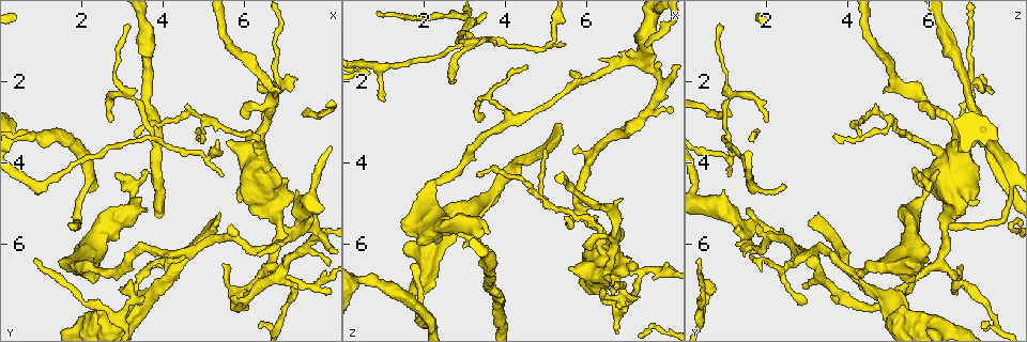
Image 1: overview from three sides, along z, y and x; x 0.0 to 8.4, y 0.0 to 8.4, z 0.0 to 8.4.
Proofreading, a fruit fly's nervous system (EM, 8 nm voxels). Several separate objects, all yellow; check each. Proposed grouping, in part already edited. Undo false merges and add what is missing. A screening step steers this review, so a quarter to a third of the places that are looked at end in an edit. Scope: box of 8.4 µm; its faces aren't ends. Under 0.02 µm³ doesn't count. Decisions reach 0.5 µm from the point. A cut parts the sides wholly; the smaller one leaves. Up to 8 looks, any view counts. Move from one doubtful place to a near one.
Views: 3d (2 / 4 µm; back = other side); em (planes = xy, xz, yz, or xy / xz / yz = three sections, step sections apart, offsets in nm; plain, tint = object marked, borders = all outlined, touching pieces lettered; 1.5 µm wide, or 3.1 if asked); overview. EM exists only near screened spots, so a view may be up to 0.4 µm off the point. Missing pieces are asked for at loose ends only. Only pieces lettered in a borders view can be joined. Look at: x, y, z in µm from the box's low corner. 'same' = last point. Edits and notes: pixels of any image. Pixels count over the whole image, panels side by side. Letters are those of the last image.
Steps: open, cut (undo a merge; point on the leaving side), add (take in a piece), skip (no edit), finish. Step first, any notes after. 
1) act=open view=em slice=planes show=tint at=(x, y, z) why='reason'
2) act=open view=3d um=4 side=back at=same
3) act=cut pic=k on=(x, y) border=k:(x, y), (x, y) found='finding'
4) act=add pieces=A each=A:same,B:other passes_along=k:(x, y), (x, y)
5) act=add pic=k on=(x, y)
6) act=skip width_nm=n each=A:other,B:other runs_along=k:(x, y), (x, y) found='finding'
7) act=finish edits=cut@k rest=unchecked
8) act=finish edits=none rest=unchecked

act=open view=3d um=2 at=(1.90, 5.60, 6.50) why='thin end'

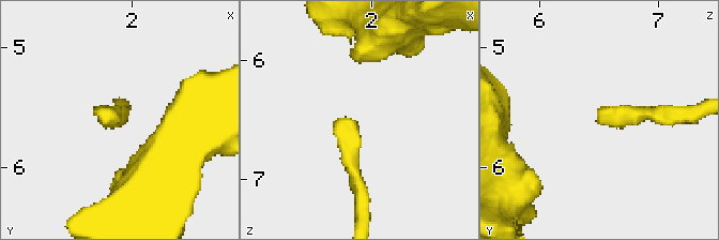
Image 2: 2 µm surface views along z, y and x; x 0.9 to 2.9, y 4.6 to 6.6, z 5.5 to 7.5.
act=open view=em slice=planes show=borders at=(1.84, 5.66, 6.56) why='shape alone is not enough'

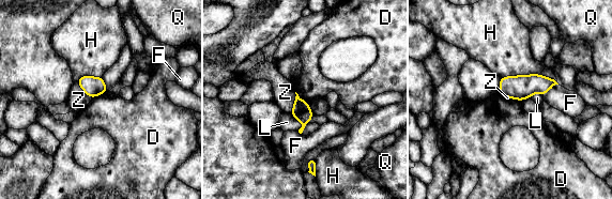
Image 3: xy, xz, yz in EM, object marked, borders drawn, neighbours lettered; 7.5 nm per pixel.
act=skip each=D:other,F:other,H:other,L:other,Q:other,Z:other border=3:(295, 91), (310, 105) found='no lettered piece goes on from it'

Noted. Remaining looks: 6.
act=open view=em slice=planes show=borders at=(0.90, 3.35, 7.00)

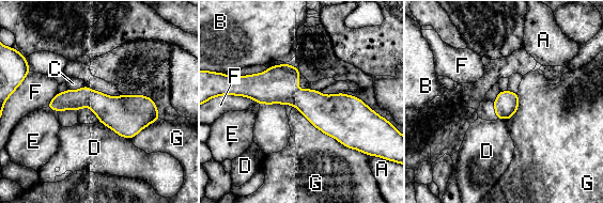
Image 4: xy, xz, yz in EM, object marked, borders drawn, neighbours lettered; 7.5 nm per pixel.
act=skip width_nm=180 each=A:other,B:other,C:other,D:other,E:other,F:other,G:other runs_along=4:(238, 91), (365, 114) found='continuous, no second neuron'

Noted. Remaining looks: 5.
act=open view=3d um=2 at=(5.35, 5.45, 3.05) why='long arm stops here'

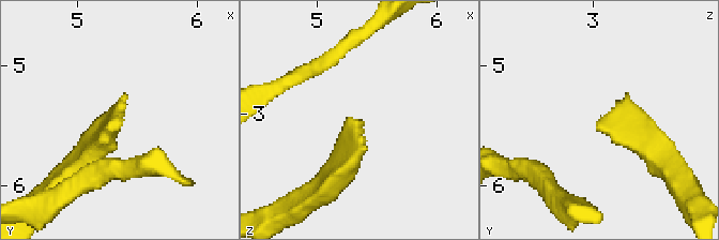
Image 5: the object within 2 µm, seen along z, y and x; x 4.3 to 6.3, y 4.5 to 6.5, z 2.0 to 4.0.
act=open view=em slice=xz step=8 show=borders at=(5.36, 5.44, 3.04) why='need the tissue'

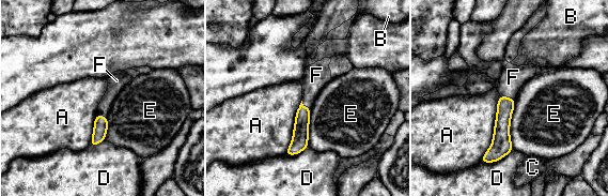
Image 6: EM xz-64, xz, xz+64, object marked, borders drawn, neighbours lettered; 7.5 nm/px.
act=add pieces=F each=A:other,B:other,C:other,D:other,E:other,F:same found='the neuron continues'

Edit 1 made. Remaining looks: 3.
act=finish edits=add@6 rest=unchecked

